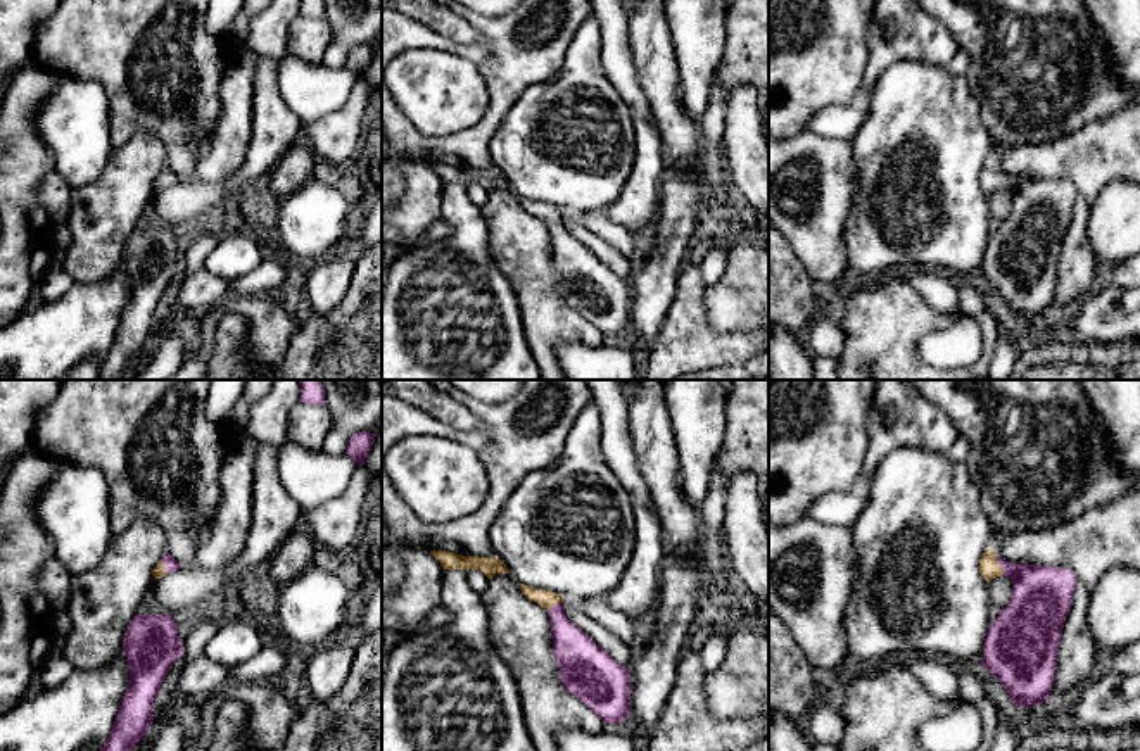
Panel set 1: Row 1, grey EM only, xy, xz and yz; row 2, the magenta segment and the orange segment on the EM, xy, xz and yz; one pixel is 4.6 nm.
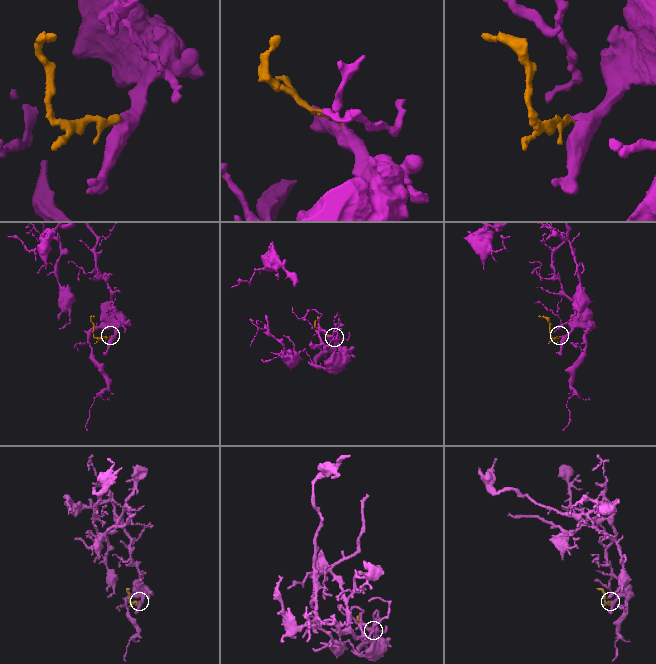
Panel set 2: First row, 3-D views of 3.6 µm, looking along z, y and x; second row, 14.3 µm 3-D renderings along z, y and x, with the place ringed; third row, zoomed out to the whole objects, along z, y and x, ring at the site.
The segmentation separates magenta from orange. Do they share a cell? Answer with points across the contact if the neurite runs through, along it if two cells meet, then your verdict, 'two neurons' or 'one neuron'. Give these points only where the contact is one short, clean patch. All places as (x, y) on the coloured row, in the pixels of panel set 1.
across yz (1040, 598), (1013, 570), (999, 563), (988, 567) | one neuron

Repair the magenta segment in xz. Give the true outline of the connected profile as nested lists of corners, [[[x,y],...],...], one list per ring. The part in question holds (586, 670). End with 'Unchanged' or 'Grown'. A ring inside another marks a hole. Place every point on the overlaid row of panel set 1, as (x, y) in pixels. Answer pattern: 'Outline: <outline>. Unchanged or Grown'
Outline: [[[523,584],[520,590],[549,615],[558,678],[565,689],[591,708],[603,723],[620,723],[630,716],[630,670],[567,618],[560,594]]]. Grown

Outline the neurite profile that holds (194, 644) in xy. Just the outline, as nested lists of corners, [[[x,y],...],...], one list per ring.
[[[219,616],[204,618],[190,630],[190,634],[183,641],[181,658],[185,663],[188,663],[190,659],[195,659],[197,656],[206,654],[206,646],[216,635],[218,625],[219,625]]]

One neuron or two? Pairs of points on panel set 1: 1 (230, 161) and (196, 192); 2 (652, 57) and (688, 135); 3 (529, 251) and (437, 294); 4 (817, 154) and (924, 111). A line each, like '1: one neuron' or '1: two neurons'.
1: two neurons
2: one neuron
3: two neurons
4: two neurons

